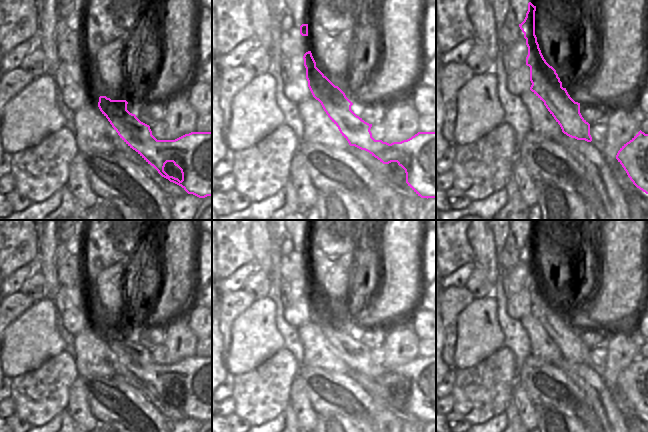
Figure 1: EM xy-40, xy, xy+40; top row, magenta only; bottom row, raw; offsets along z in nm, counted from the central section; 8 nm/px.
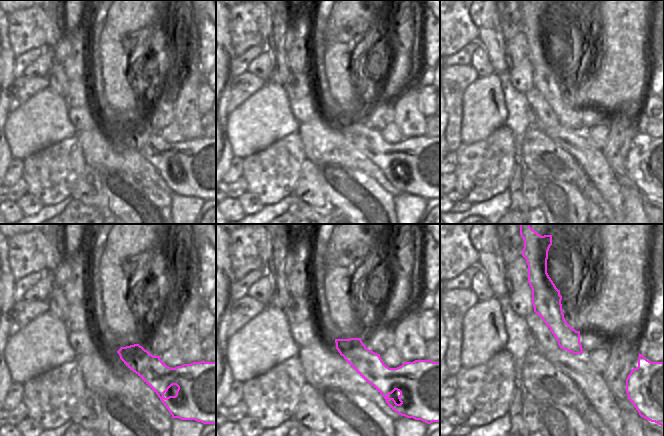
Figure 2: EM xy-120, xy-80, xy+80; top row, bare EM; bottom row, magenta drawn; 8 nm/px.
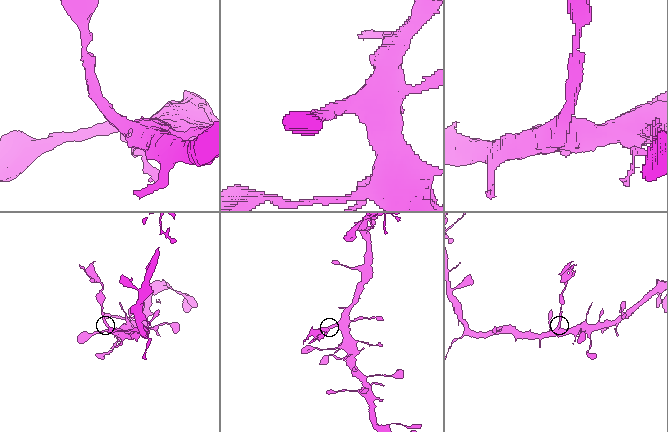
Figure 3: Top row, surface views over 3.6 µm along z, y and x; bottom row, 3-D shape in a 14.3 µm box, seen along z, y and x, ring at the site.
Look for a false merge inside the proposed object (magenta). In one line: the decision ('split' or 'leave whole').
split

